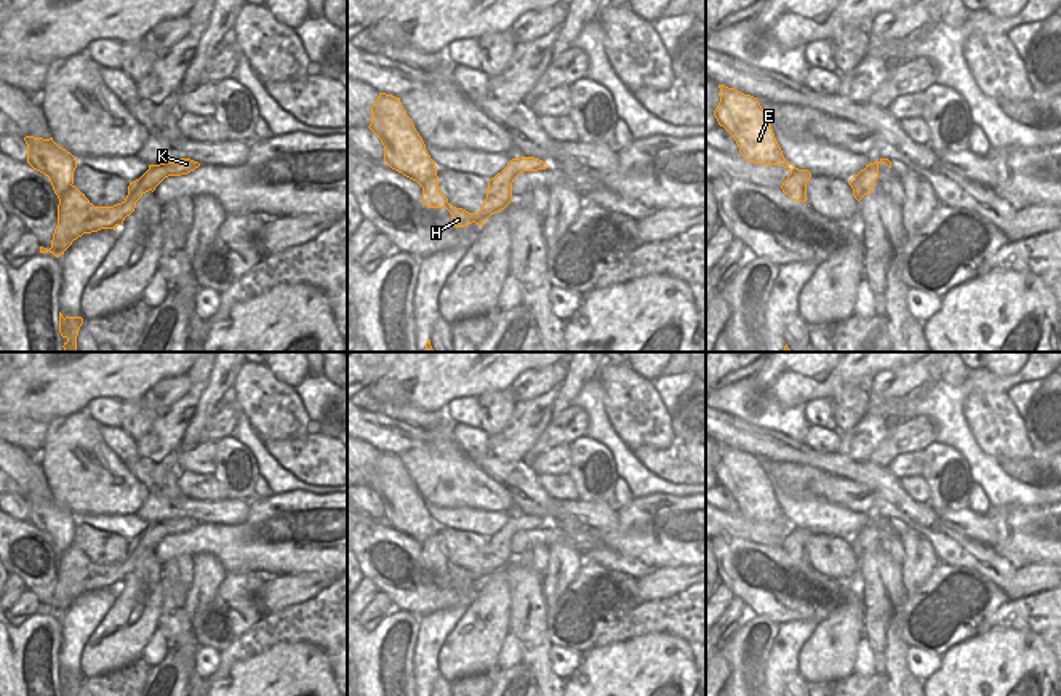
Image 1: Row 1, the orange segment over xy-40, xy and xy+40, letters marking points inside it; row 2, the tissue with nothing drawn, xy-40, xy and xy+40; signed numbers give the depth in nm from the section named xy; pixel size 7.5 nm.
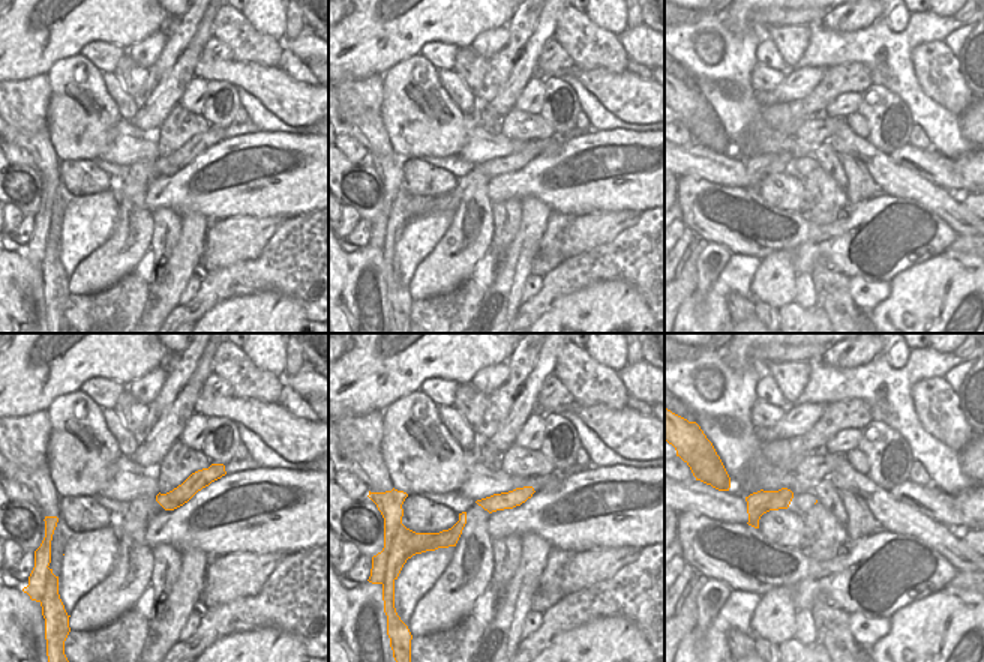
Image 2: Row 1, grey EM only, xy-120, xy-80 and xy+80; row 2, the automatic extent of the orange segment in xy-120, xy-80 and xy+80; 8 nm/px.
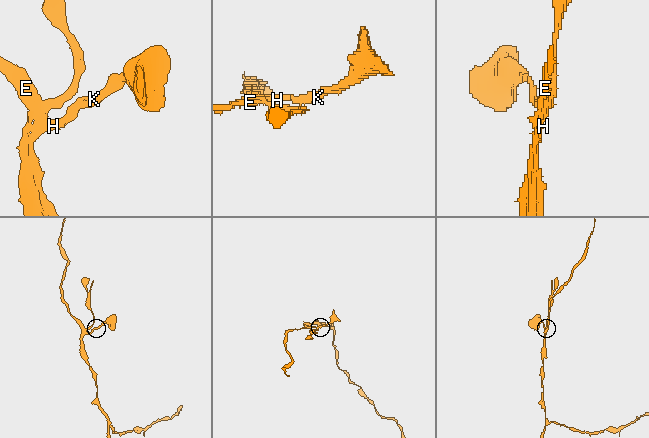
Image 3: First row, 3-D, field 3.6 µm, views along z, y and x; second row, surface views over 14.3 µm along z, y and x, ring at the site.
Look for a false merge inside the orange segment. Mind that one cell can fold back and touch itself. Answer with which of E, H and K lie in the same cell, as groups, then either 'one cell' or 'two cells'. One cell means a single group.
E / H K; two cells

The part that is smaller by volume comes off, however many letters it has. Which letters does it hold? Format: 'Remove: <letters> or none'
Remove: E.

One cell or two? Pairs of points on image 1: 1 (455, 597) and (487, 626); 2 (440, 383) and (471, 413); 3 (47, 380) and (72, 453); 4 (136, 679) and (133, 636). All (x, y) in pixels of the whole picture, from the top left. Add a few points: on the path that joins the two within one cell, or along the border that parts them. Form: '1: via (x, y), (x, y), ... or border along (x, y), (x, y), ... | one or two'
1: border along (482, 584), (469, 605) | two
2: border along (476, 397), (453, 397), (445, 405) | two
3: border along (85, 408), (64, 418), (55, 418), (48, 424) | two
4: border along (140, 656), (119, 669), (100, 676) | two

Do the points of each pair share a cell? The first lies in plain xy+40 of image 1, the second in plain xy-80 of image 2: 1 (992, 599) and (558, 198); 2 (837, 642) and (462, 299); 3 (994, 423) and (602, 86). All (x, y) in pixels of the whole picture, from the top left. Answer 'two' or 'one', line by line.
1: two
2: two
3: two

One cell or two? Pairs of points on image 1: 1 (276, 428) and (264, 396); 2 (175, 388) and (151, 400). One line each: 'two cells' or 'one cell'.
1: one cell
2: one cell

